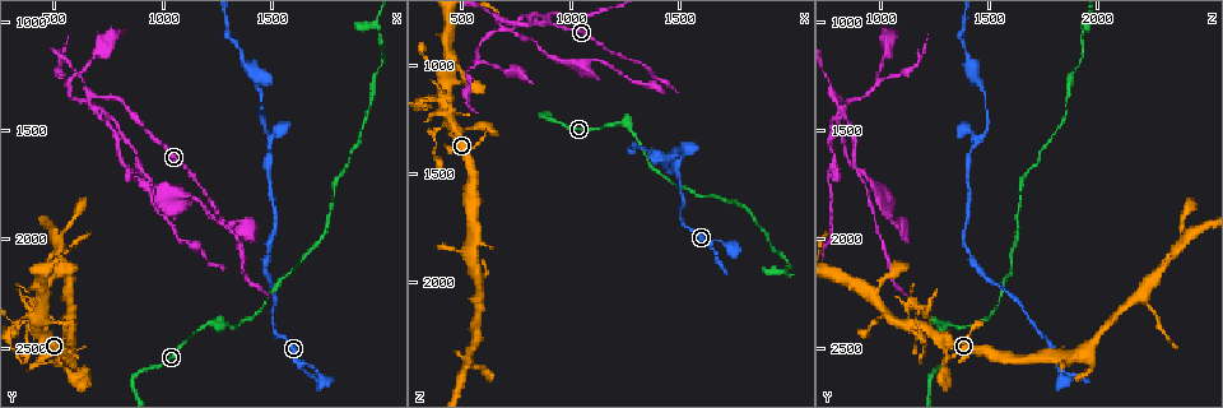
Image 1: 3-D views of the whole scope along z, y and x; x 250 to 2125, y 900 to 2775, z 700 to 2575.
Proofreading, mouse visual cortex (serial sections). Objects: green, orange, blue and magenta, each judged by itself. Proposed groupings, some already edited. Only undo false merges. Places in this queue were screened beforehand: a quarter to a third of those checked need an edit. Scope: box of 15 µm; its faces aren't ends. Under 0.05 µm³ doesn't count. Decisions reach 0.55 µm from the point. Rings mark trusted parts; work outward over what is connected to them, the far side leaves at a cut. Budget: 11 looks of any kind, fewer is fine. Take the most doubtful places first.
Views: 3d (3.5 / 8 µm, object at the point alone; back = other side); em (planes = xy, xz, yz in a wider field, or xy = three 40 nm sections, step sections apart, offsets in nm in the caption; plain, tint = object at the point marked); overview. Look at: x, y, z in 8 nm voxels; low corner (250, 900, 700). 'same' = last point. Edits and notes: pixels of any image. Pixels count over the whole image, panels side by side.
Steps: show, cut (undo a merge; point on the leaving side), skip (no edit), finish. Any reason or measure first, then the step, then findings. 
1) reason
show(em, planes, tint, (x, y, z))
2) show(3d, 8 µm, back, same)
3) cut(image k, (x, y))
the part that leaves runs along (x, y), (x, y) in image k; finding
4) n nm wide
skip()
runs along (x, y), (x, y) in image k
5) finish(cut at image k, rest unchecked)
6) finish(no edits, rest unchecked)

show(3d, 3.5 µm, (670, 1380, 810))

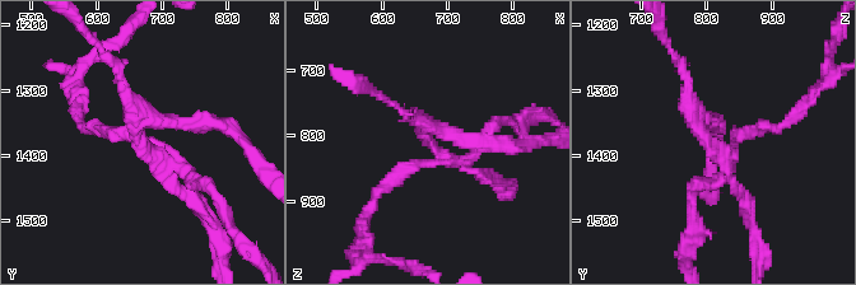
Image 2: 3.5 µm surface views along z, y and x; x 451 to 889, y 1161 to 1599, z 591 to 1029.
show(em, xy, step 5, tint, (680, 1385, 815))

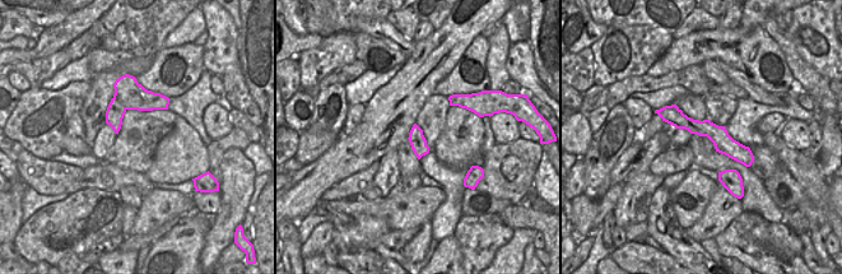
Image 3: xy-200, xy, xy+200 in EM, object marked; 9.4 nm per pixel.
show(em, xy, step 2, tint, same)

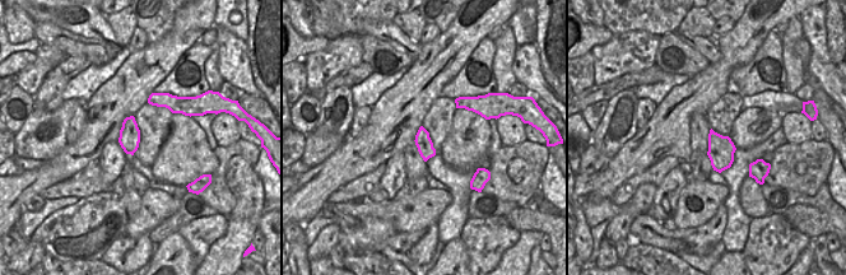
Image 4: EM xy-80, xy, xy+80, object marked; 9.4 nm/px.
cut(image 2, (406, 172))
the part that leaves runs along (422, 134), (445, 157), (488, 180) in image 2; two cells meet here

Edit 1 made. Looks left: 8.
redraw
show(overview)

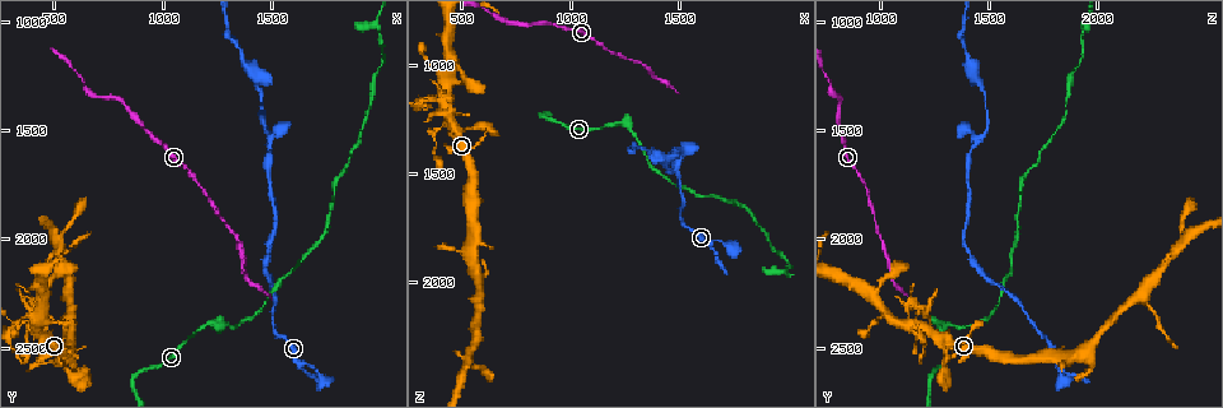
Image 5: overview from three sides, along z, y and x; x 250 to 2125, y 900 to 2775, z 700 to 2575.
arms part here
show(3d, 3.5 µm, back, (1990, 1020, 1950))

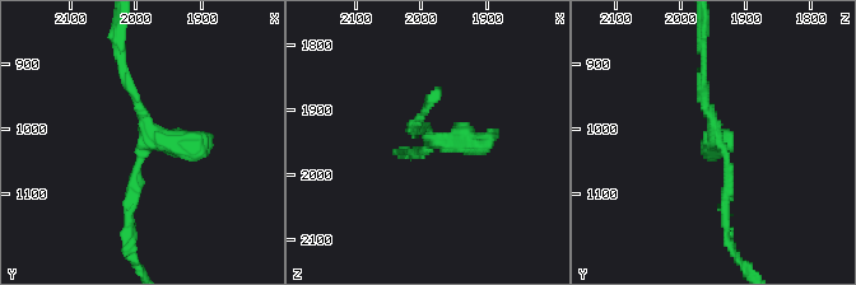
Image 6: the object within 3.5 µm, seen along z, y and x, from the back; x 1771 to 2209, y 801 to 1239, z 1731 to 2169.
need the tissue
show(em, planes, tint, (1985, 1020, 1940))

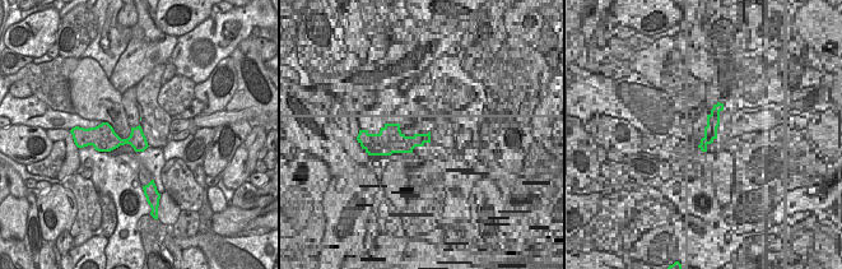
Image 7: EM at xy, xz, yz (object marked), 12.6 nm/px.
cut it another way
show(em, xy, step 3, tint, same)

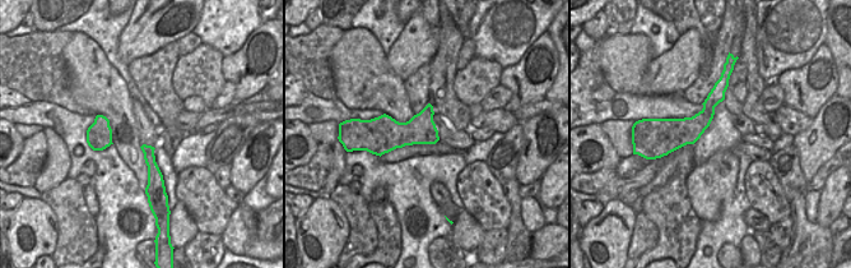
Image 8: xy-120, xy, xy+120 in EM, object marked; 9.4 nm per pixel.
280 nm wide
skip()
runs along (129, 227), (140, 148), (210, 136) in image 6; continuous, no second cell

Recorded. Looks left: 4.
a narrow waist
show(3d, 8 µm, (430, 2380, 1120))

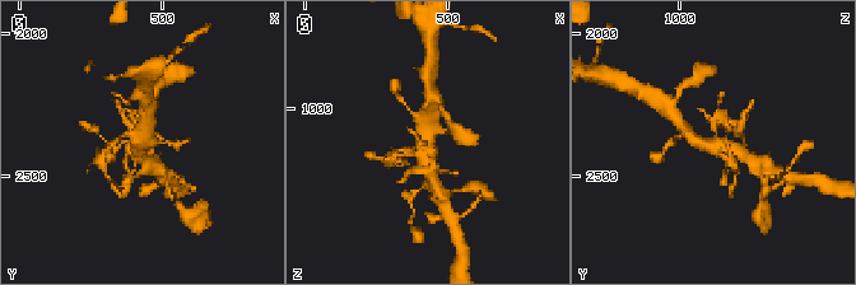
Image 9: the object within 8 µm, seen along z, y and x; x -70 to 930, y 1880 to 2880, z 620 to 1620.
closer look
show(3d, 3.5 µm, (430, 2390, 1130))

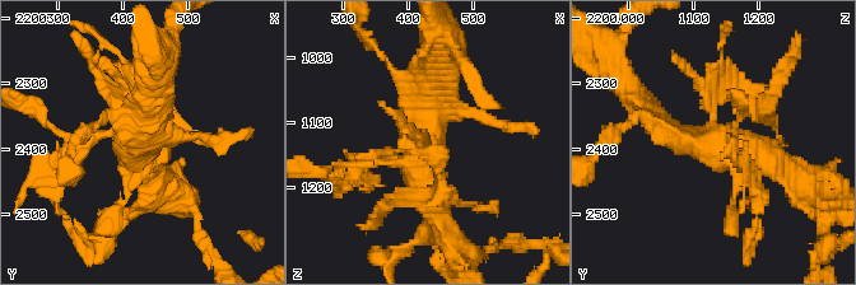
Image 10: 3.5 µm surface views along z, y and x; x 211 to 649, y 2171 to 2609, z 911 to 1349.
shape alone is not enough
show(em, xy, step 1, tint, same)

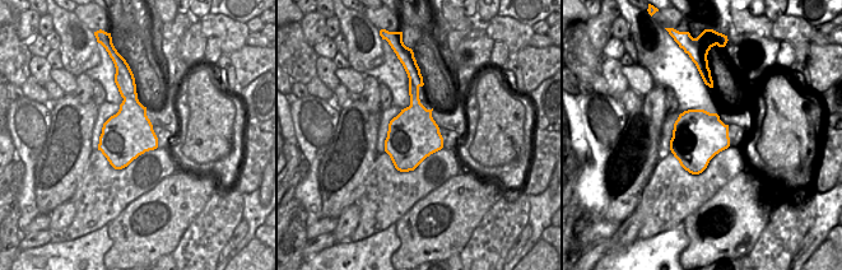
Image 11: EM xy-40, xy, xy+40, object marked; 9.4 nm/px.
skip()
runs along (786, 171), (642, 107) in image 10; one cell here

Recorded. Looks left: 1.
finish(cut at image 2, rest unchecked)

